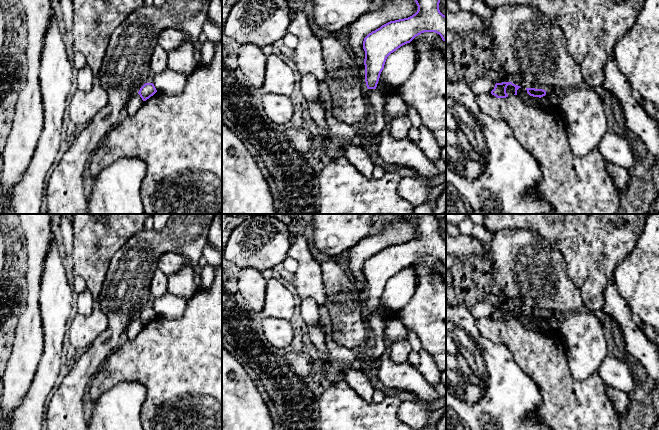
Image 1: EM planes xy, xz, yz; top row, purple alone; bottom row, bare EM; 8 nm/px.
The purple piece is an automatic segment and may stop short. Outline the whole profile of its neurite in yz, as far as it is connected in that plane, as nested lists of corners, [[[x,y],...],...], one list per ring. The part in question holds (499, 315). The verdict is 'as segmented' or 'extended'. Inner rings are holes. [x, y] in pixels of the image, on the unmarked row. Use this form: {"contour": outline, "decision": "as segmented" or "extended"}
{"contour": [[[512,306],[496,307],[494,313],[491,315],[491,318],[496,320],[497,322],[508,321],[508,318],[506,317],[506,312],[510,308],[515,311],[515,318],[514,319],[517,319],[517,314],[521,311],[513,308]]], "decision": "as segmented"}

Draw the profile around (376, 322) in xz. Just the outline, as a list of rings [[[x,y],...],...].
[[[368,313],[366,321],[369,326],[373,346],[368,355],[369,366],[376,359],[380,359],[385,350],[385,324],[386,319],[378,313]]]

